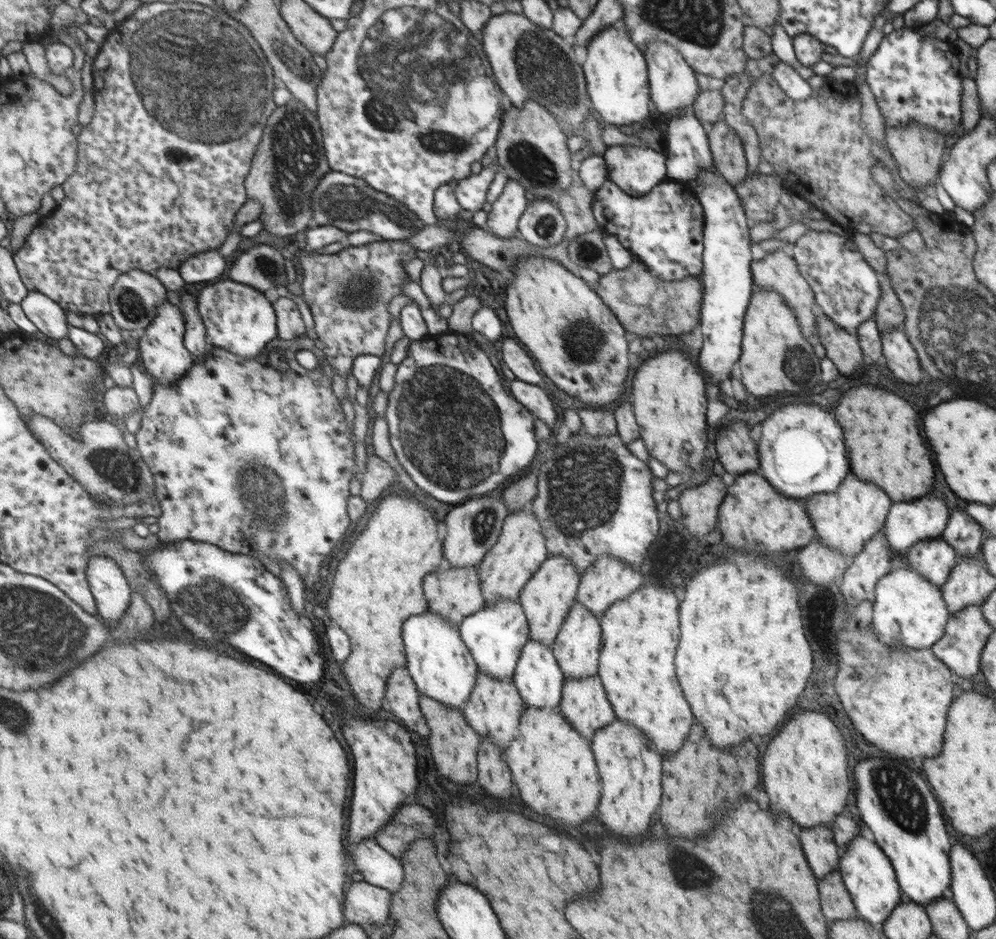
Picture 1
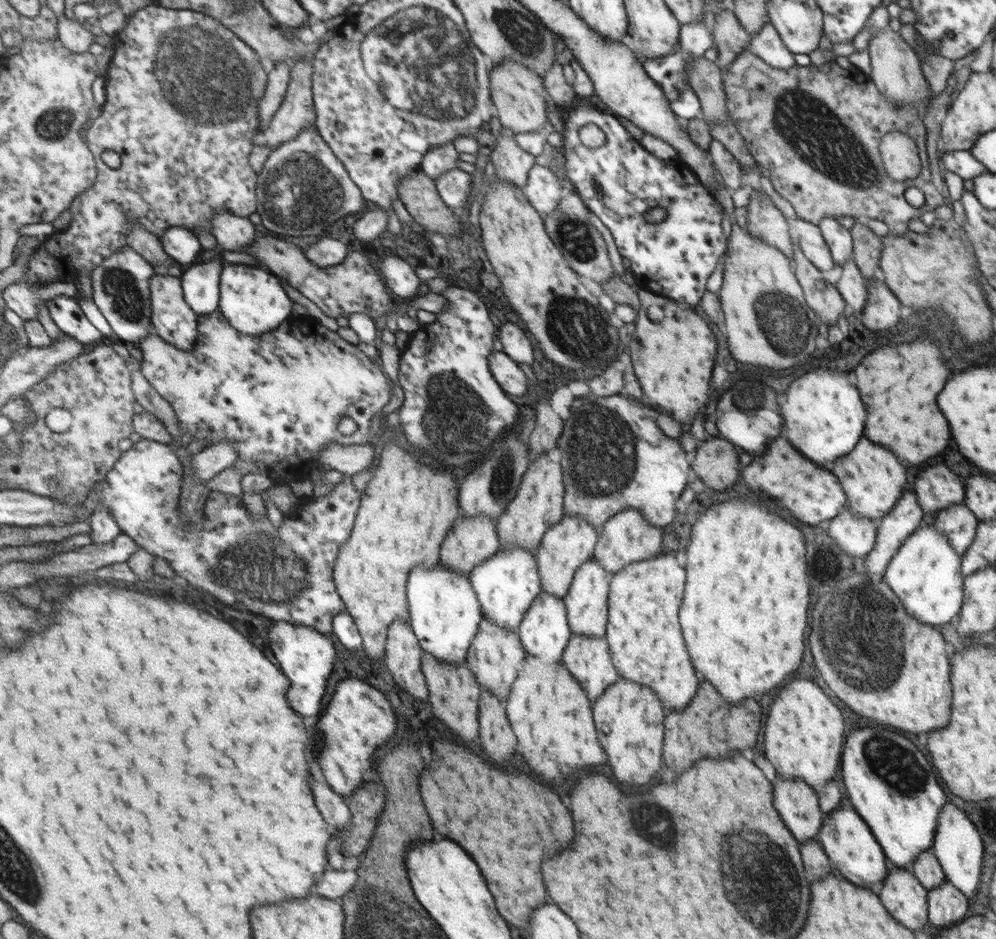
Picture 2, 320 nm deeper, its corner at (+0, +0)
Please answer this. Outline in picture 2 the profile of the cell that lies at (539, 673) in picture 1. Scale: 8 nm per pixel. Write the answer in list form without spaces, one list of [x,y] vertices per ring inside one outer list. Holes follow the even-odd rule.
[[[541,590],[529,605],[529,610],[523,614],[521,622],[516,628],[524,651],[536,656],[541,663],[561,662],[561,652],[566,648],[572,632],[567,624],[565,605],[562,599],[553,596],[551,593]]]

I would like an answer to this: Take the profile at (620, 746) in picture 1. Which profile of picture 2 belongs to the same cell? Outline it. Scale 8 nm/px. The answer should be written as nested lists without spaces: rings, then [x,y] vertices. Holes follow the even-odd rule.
[[[619,677],[615,684],[604,688],[595,701],[595,724],[599,724],[599,736],[603,736],[603,748],[607,748],[607,764],[615,776],[625,786],[645,786],[651,782],[661,764],[661,736],[663,736],[663,710],[658,696],[643,683]]]

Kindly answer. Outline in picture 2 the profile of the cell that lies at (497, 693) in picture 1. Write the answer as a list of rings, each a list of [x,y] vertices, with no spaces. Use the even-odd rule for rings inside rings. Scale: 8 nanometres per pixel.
[[[481,619],[477,631],[473,635],[466,652],[465,661],[479,683],[485,690],[495,694],[497,698],[507,696],[513,684],[513,678],[518,671],[518,666],[523,662],[525,651],[517,632],[499,628],[487,619]]]

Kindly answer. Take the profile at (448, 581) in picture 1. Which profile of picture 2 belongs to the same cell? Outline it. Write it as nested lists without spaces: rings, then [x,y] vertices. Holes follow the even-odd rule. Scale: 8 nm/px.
[[[489,515],[459,517],[442,540],[439,563],[456,573],[468,572],[499,549],[496,522]]]

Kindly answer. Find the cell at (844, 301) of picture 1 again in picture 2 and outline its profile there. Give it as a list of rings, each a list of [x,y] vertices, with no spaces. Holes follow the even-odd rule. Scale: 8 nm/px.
[[[833,217],[821,219],[817,224],[820,233],[826,240],[828,251],[833,259],[834,266],[841,266],[844,260],[851,256],[851,237],[849,232]]]

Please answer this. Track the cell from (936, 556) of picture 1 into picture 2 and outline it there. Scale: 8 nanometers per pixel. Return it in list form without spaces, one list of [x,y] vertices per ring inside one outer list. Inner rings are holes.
[[[950,504],[937,511],[935,528],[942,532],[955,552],[964,553],[974,539],[979,521],[975,515],[962,504]]]

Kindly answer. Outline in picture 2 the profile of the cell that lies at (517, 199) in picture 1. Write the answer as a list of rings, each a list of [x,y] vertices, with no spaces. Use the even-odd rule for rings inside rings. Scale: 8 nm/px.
[[[509,131],[501,132],[490,154],[490,159],[497,179],[522,187],[528,170],[534,165],[534,156],[519,148],[512,136],[515,135]]]

